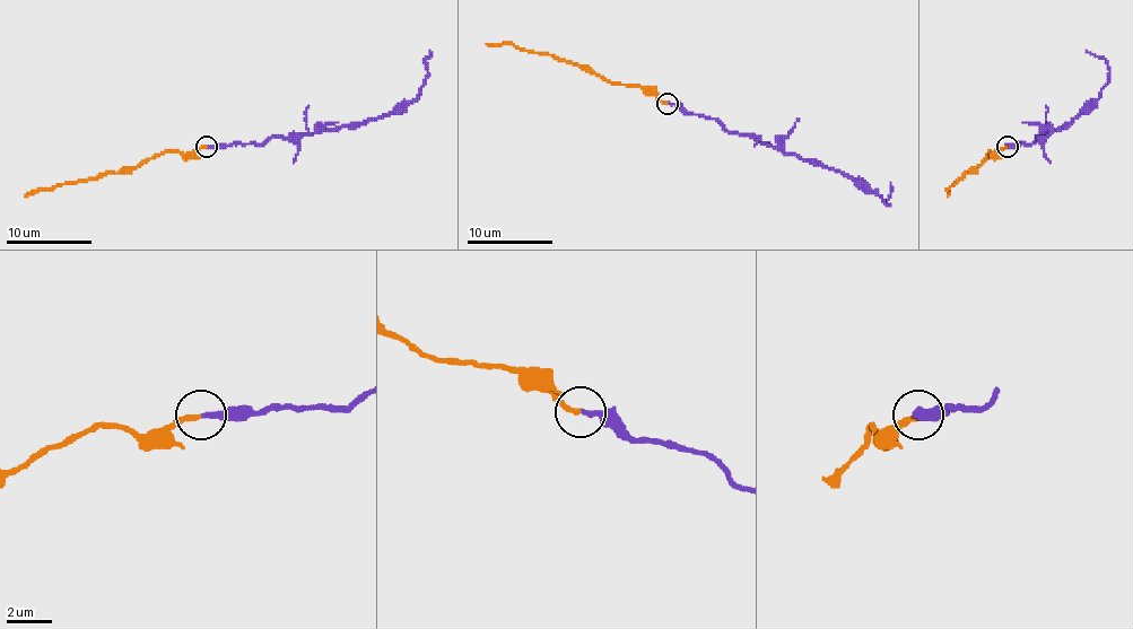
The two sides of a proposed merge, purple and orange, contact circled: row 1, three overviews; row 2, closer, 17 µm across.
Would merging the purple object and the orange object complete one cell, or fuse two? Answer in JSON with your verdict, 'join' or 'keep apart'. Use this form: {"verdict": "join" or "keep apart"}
{"verdict": "join"}

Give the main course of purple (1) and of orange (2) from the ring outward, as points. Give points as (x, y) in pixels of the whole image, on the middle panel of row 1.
1: (667, 104), (863, 180), (888, 206), (890, 182)
2: (667, 104), (643, 88), (607, 83), (596, 73), (550, 54), (520, 50), (512, 44), (486, 44)

